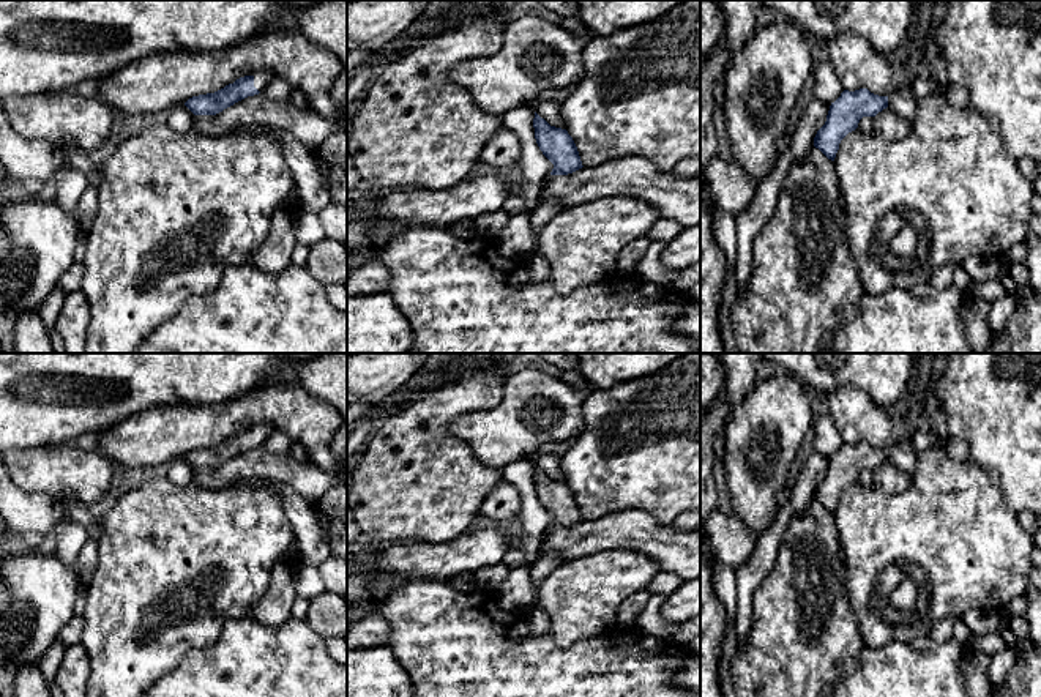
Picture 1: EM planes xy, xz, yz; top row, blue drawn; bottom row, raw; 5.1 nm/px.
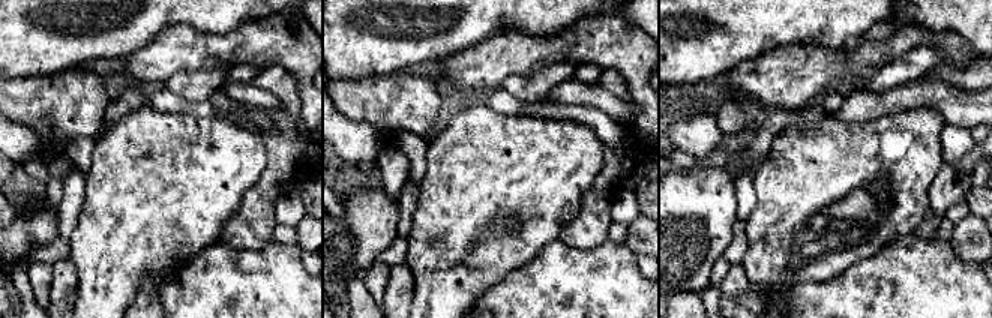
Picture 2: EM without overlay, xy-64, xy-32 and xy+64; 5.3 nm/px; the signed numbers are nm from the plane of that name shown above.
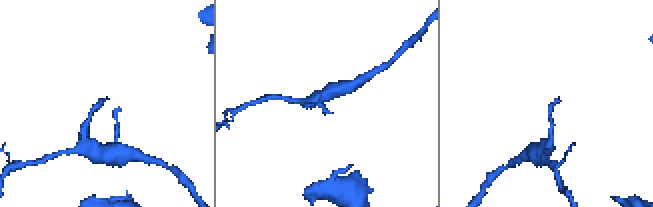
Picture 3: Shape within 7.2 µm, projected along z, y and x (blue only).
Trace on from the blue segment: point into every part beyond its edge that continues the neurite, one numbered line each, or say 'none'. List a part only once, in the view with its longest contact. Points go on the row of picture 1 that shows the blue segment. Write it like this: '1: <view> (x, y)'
1: xy (261, 78)

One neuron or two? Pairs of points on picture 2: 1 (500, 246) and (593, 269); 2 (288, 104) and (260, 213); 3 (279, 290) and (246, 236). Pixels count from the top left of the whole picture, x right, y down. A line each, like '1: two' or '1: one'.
1: two
2: one
3: two

